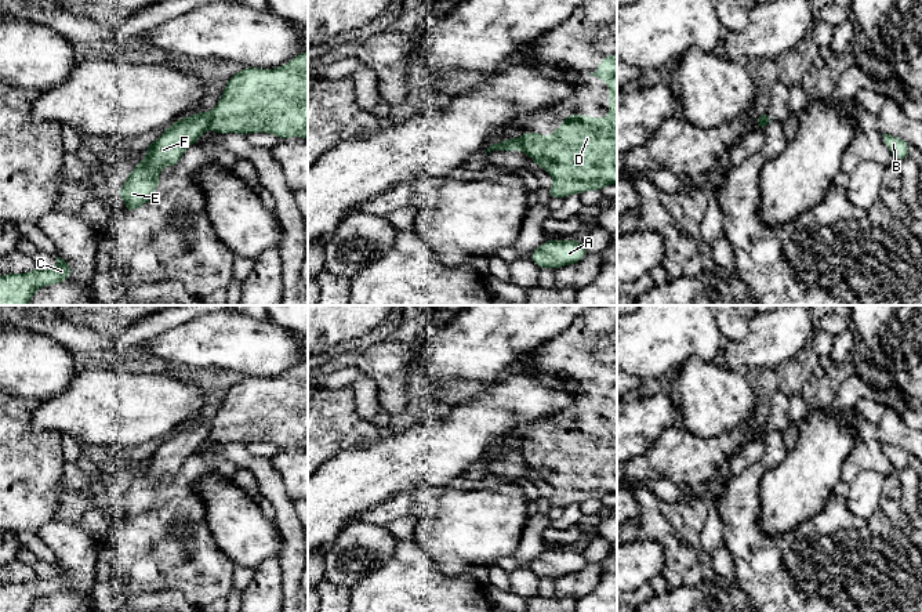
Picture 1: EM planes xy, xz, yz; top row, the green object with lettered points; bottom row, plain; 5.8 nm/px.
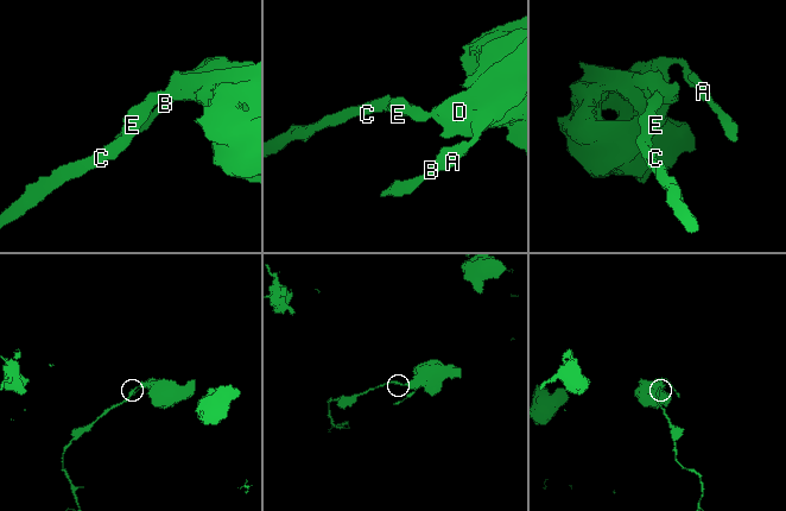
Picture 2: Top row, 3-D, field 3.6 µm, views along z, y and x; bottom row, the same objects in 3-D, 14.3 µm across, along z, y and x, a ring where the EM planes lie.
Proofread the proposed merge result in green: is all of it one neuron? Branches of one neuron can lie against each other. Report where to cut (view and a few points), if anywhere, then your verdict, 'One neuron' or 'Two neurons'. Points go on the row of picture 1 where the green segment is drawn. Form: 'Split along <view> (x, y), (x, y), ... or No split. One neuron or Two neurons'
Split along xy (209, 113), (210, 126). Two neurons

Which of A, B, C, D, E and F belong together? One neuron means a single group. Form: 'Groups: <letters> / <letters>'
Groups: A B D / C E F

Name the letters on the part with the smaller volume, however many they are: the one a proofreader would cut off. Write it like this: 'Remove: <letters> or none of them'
Remove: C, E, F

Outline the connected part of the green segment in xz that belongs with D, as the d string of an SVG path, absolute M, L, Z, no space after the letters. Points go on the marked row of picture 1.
M607 54L598 64L598 70L589 76L609 83L607 117L569 115L549 137L529 131L518 138L522 151L552 177L553 185L547 191L548 198L602 191L606 185L617 184L617 55Z

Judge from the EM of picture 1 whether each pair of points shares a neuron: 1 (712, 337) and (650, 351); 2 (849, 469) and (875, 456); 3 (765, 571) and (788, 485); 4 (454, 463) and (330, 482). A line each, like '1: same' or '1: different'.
1: same
2: same
3: different
4: same

